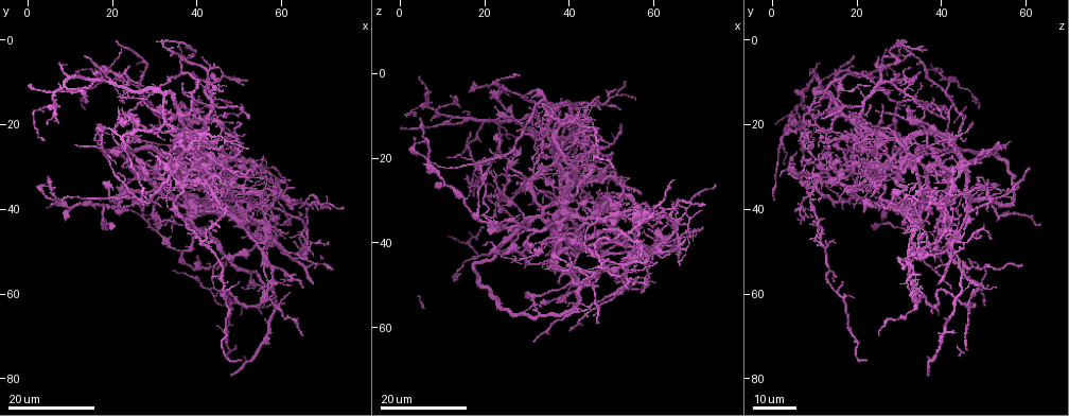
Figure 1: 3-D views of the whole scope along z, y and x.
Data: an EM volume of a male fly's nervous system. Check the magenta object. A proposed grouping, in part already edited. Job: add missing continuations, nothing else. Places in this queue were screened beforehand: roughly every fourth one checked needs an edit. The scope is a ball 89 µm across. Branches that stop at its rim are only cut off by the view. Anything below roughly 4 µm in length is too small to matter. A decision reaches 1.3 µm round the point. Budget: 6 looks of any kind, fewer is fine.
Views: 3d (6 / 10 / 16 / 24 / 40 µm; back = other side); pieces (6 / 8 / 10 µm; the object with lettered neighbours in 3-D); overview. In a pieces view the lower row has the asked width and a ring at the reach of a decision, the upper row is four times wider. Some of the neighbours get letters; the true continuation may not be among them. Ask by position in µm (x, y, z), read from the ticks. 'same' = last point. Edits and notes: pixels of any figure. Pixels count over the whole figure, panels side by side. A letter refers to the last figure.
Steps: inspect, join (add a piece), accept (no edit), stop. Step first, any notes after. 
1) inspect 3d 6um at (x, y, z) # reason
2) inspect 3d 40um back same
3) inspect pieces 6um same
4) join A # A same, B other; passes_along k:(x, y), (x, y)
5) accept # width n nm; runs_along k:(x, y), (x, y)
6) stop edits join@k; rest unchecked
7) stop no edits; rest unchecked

inspect 3d 16um at (21.0, 43.5, 23.5)

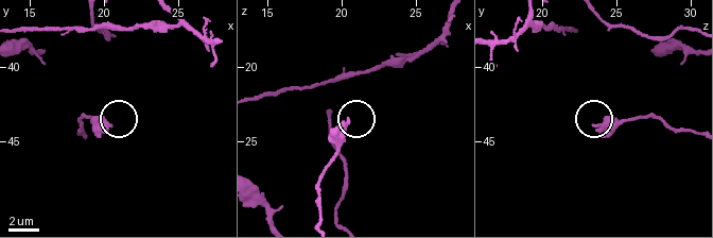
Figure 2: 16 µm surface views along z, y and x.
inspect pieces 6um at (20.4, 44.0, 23.6) # what lies round it

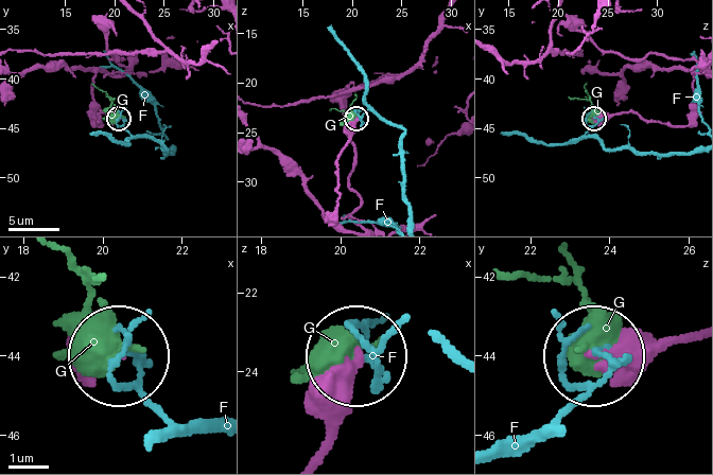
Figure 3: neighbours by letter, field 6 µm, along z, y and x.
accept # F other, G other; runs_along 3:(695, 116), (683, 126), (645, 121), (627, 111), (595, 118); none of them fits

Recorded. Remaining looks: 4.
inspect 3d 24um at (50.5, 76.0, 22.5) # an open end

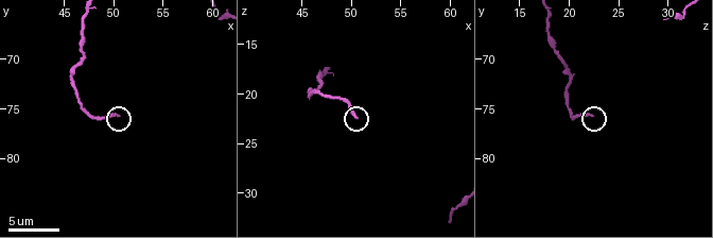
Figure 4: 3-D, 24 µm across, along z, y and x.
inspect 3d 10um at (50.6, 75.6, 22.4)

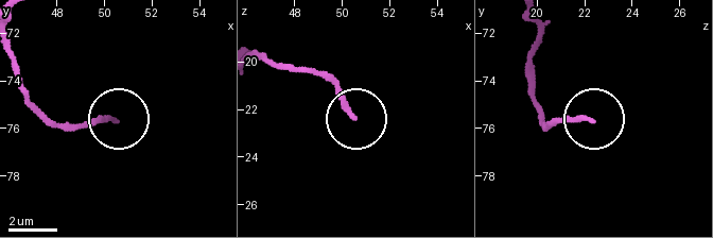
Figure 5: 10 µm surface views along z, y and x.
inspect pieces 8um at (50.3, 75.7, 22.3) # see the neighbours

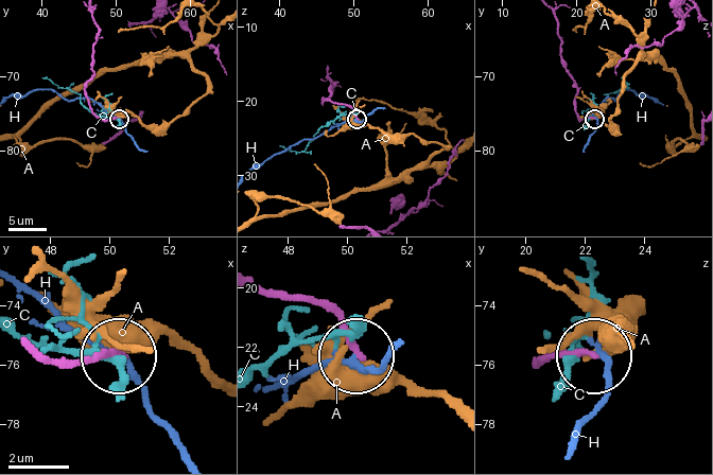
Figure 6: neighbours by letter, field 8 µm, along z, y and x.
accept # width 200 nm; A other, C other, H other; runs_along 6:(536, 358), (594, 358); none of them fits

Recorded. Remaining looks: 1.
stop no edits; rest unchecked

